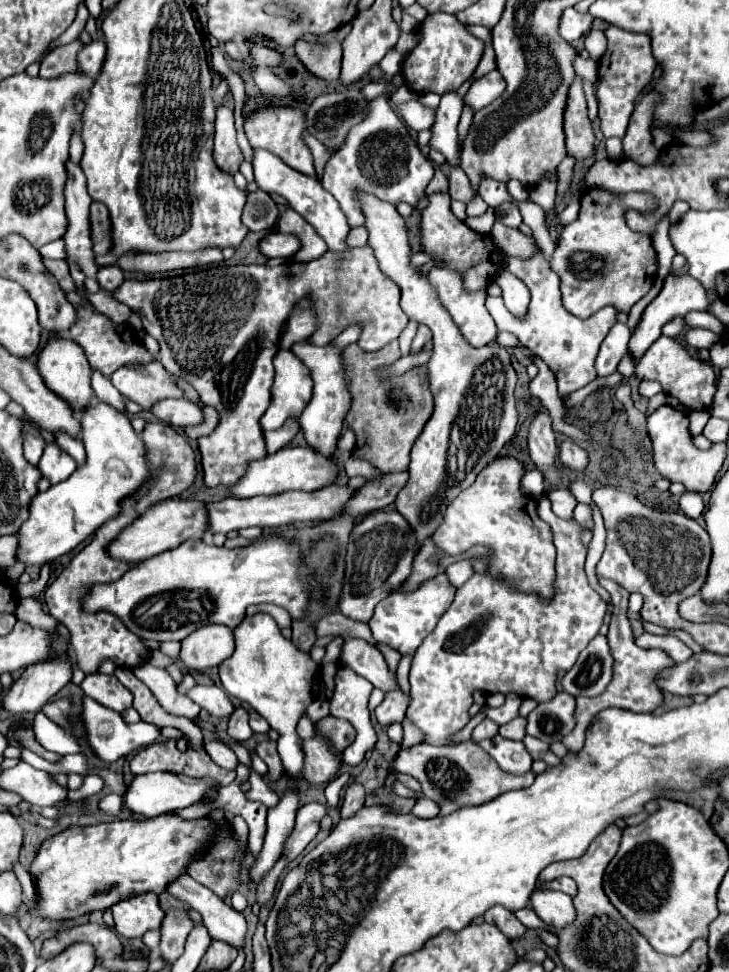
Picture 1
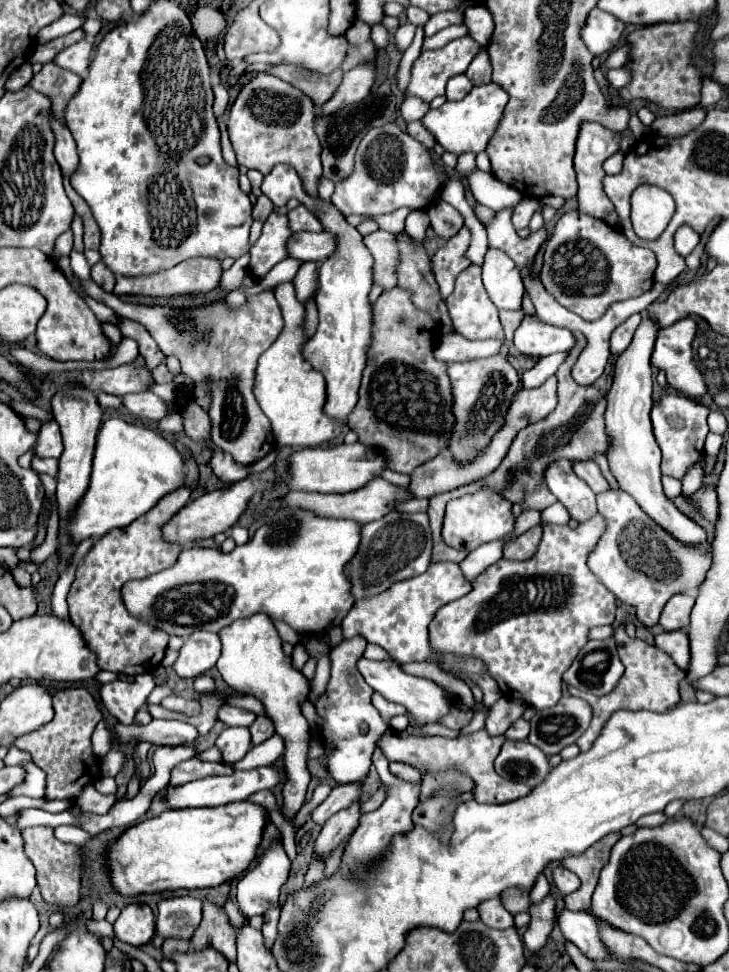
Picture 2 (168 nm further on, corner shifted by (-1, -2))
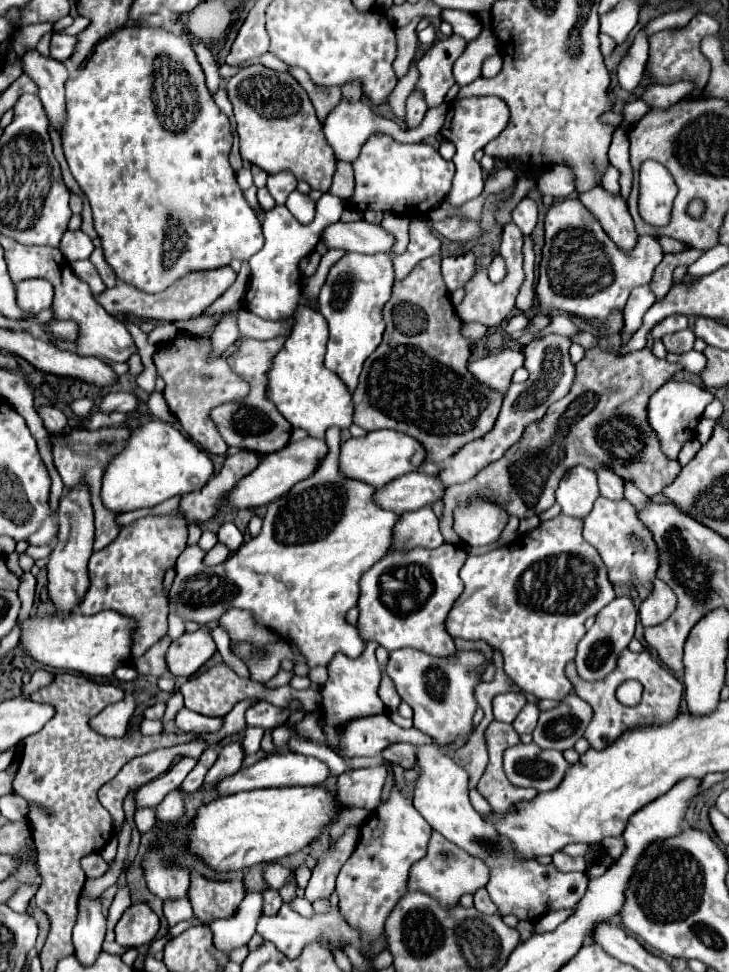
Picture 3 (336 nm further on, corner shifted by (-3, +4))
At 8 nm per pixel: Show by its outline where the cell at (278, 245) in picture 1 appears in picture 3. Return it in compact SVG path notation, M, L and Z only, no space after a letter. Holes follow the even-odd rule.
M364 220L358 222L334 222L332 226L326 226L326 230L320 236L320 242L332 250L344 250L344 252L360 252L360 254L392 254L394 238L386 234L380 226L368 224Z

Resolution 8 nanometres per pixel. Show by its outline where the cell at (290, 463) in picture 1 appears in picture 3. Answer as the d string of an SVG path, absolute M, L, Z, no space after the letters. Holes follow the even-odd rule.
M374 430L362 438L350 438L342 442L338 470L344 478L354 478L374 488L382 488L390 480L416 470L424 462L424 454L426 452L422 450L422 444L406 434L400 434L396 430Z

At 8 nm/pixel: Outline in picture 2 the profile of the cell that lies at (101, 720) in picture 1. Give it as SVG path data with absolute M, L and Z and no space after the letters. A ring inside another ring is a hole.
M152 720L146 726L116 726L120 742L124 740L146 740L156 746L178 746L192 744L198 738L198 730L182 720Z

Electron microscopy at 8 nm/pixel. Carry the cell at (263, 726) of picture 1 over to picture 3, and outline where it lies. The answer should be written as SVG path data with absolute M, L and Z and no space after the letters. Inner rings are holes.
M246 728L246 736L242 740L242 746L246 750L246 754L254 754L260 750L260 742L262 742L264 730L262 728Z

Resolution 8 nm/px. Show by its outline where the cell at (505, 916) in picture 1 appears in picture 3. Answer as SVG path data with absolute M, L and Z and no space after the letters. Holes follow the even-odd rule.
M486 888L476 890L476 894L474 894L474 908L476 908L478 912L482 912L482 914L498 914L498 908L496 908L494 902L490 900Z

